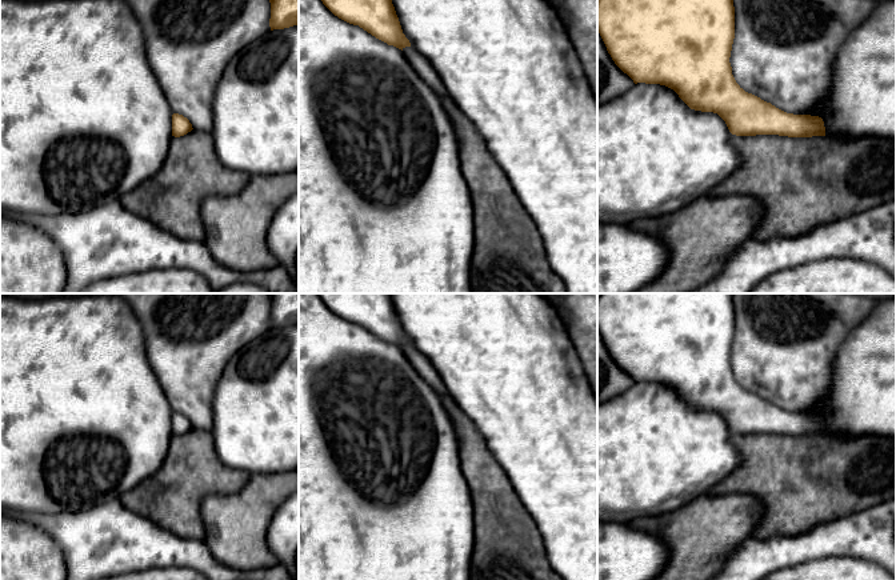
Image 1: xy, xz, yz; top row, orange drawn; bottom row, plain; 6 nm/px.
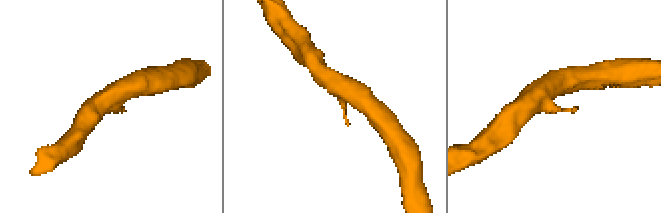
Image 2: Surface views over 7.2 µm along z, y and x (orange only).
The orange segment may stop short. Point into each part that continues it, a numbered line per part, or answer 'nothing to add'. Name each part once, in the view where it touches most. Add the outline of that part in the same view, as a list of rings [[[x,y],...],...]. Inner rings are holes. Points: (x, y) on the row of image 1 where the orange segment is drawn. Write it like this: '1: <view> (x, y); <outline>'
nothing to add

